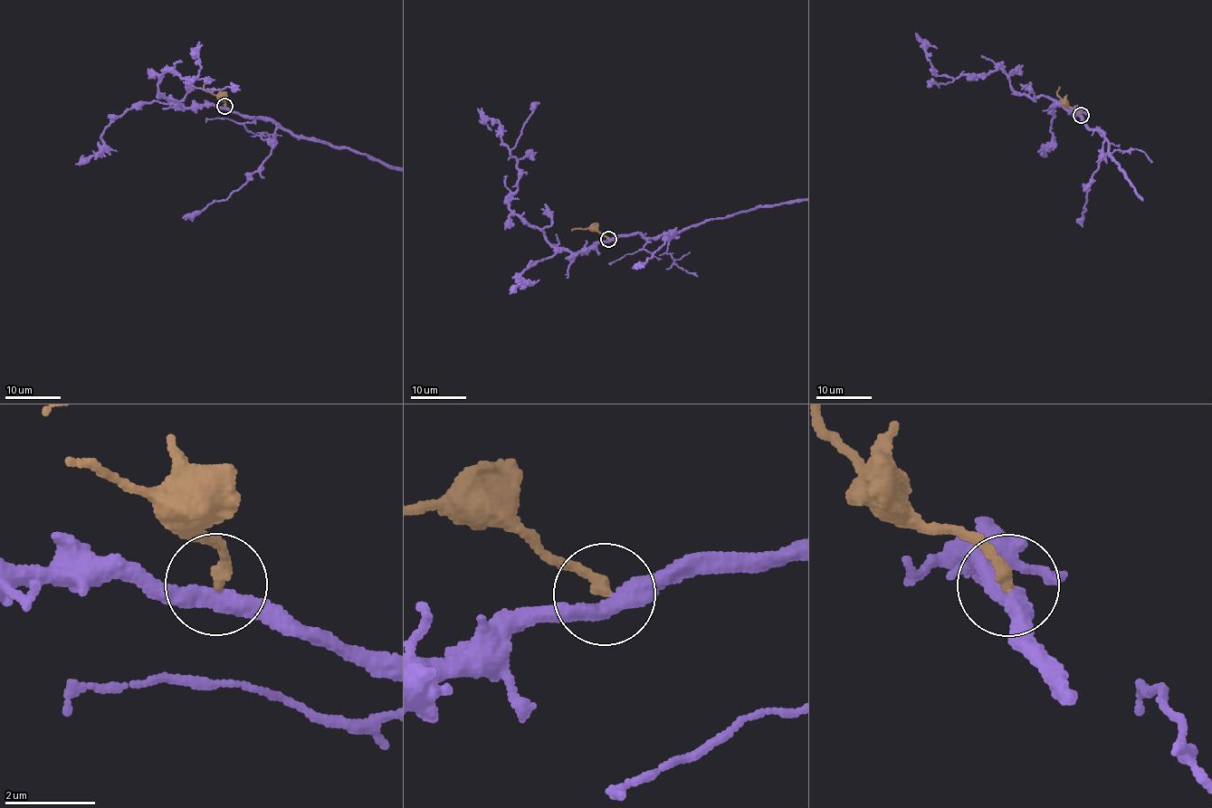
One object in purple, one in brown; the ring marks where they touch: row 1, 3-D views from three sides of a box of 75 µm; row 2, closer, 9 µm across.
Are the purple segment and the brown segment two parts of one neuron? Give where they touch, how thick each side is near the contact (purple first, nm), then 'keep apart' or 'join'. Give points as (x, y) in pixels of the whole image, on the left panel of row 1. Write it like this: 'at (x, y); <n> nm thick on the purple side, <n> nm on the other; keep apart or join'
at (224, 106); 400 nm thick on the purple side, 260 nm on the other; keep apart

